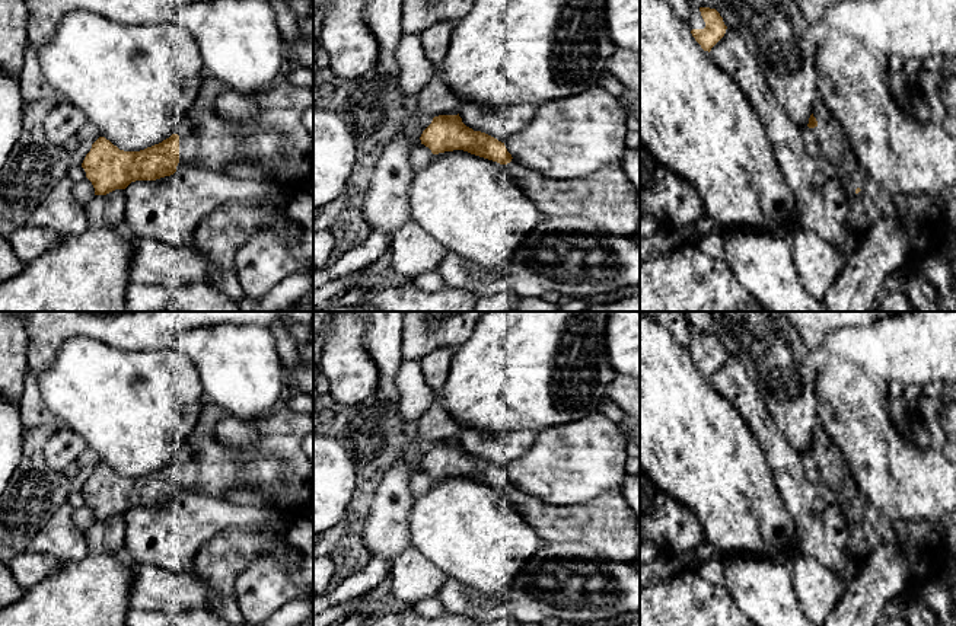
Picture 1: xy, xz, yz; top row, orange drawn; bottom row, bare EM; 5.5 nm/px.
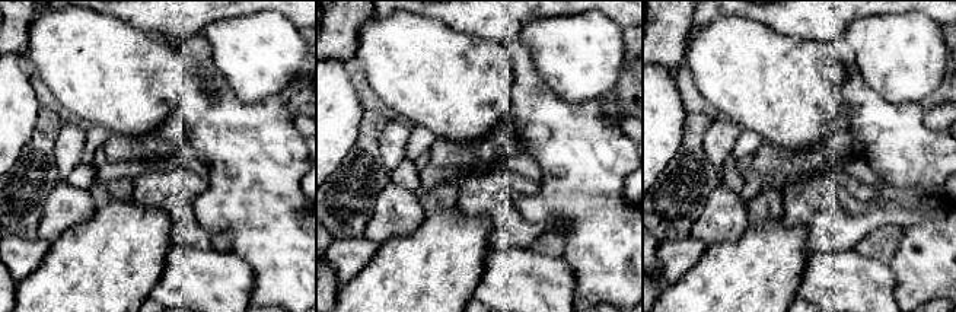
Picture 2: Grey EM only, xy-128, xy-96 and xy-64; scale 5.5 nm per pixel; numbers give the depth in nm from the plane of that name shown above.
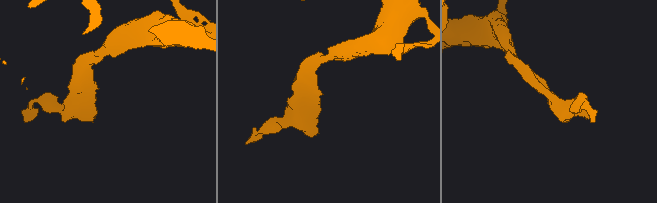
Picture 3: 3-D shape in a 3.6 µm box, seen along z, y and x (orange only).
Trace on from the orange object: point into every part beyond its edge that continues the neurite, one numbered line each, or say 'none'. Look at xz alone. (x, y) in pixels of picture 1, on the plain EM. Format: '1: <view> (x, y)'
1: xz (608, 523)

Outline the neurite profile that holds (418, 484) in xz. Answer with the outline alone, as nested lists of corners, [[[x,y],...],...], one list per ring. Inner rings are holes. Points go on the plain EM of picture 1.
[[[420,470],[418,473],[411,475],[408,488],[415,499],[421,496],[424,492],[427,492],[431,483],[433,483],[431,476],[424,470]]]

